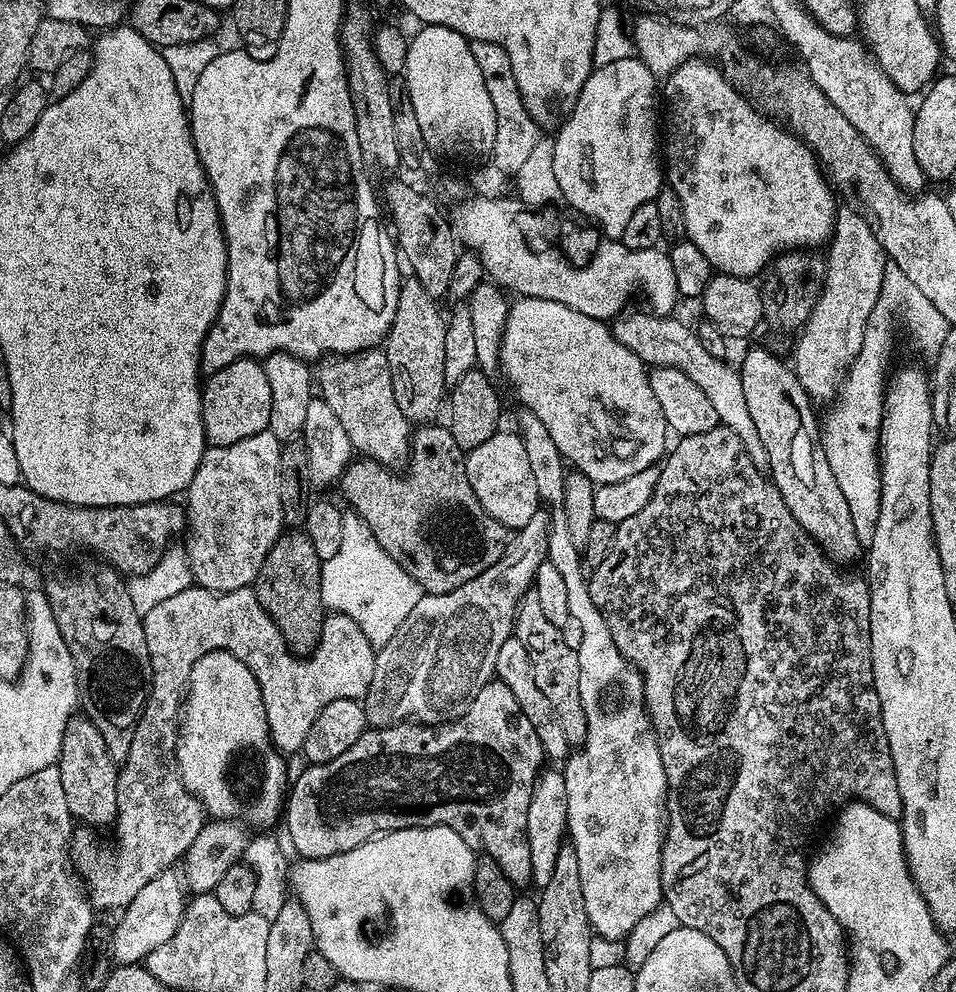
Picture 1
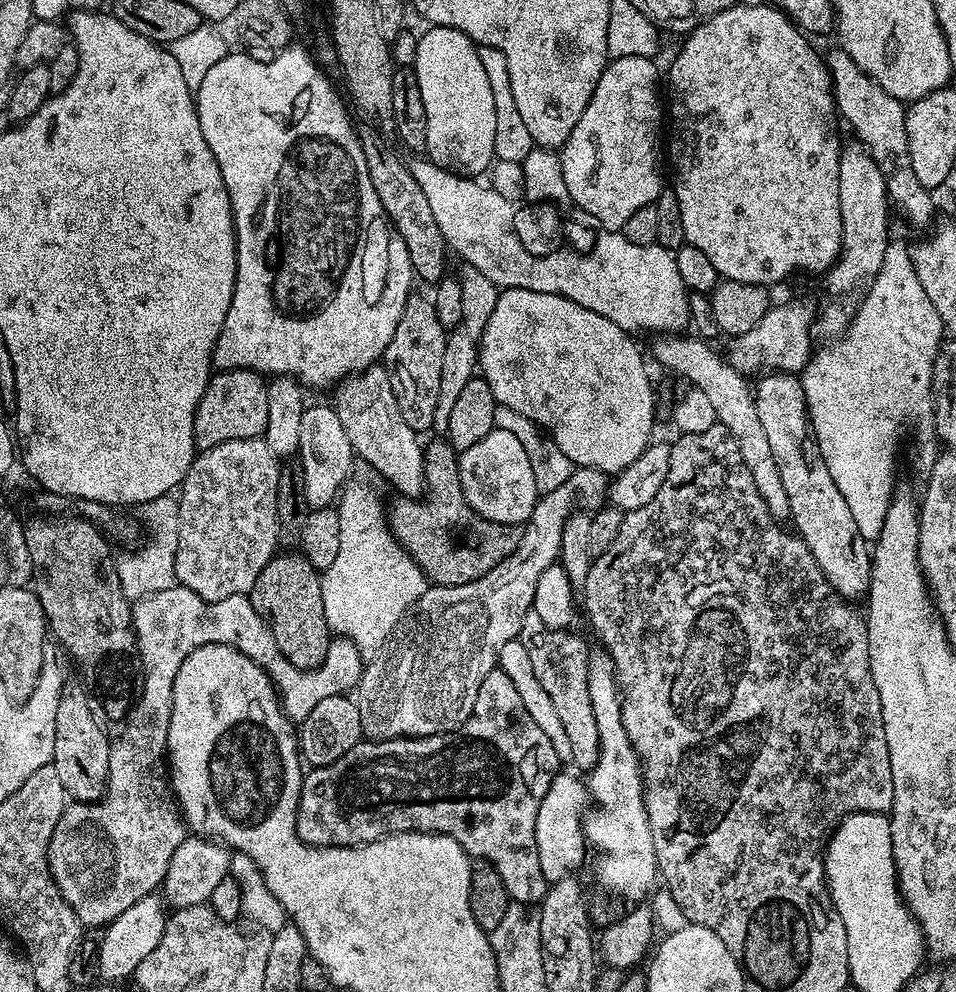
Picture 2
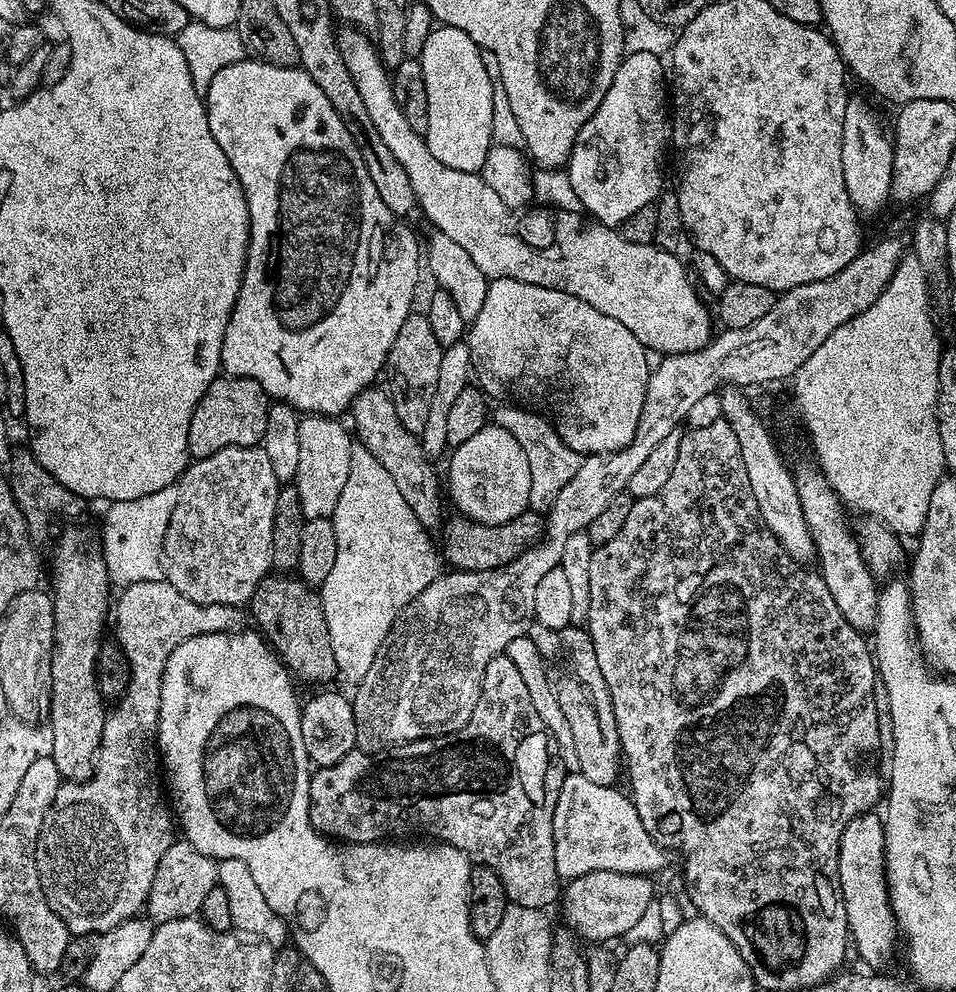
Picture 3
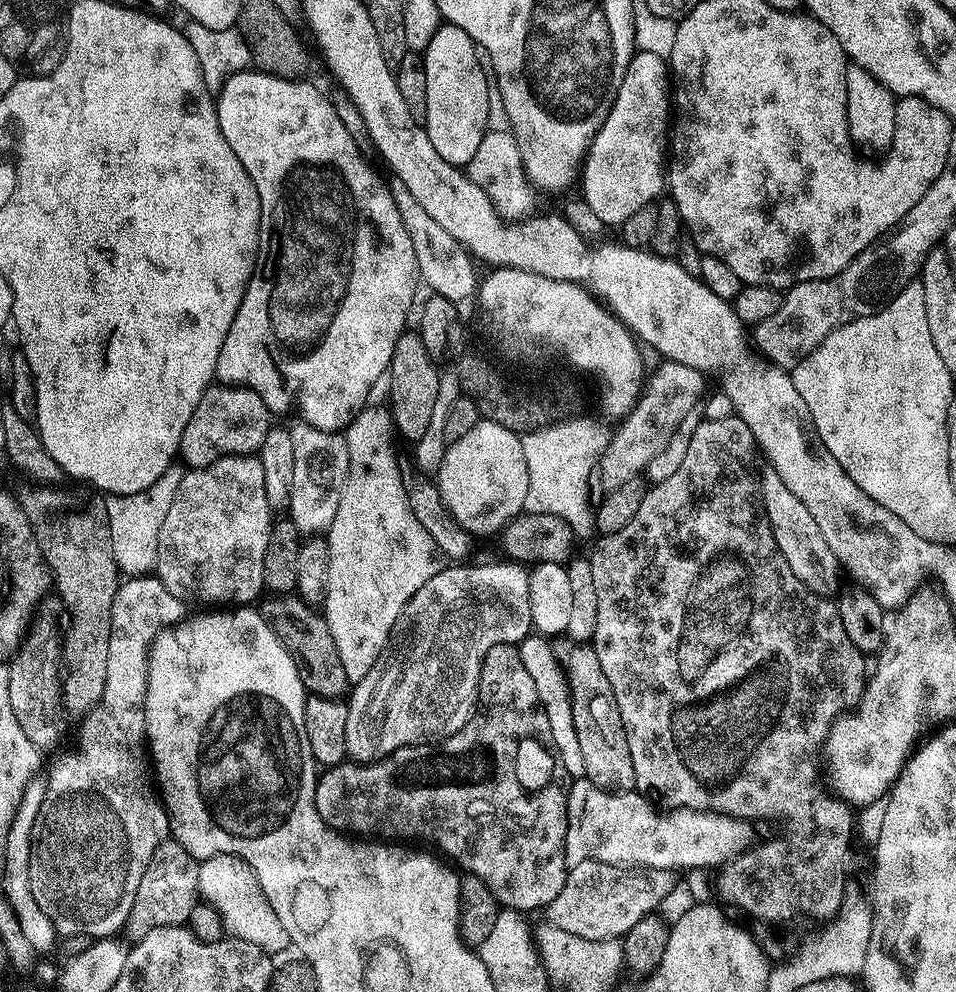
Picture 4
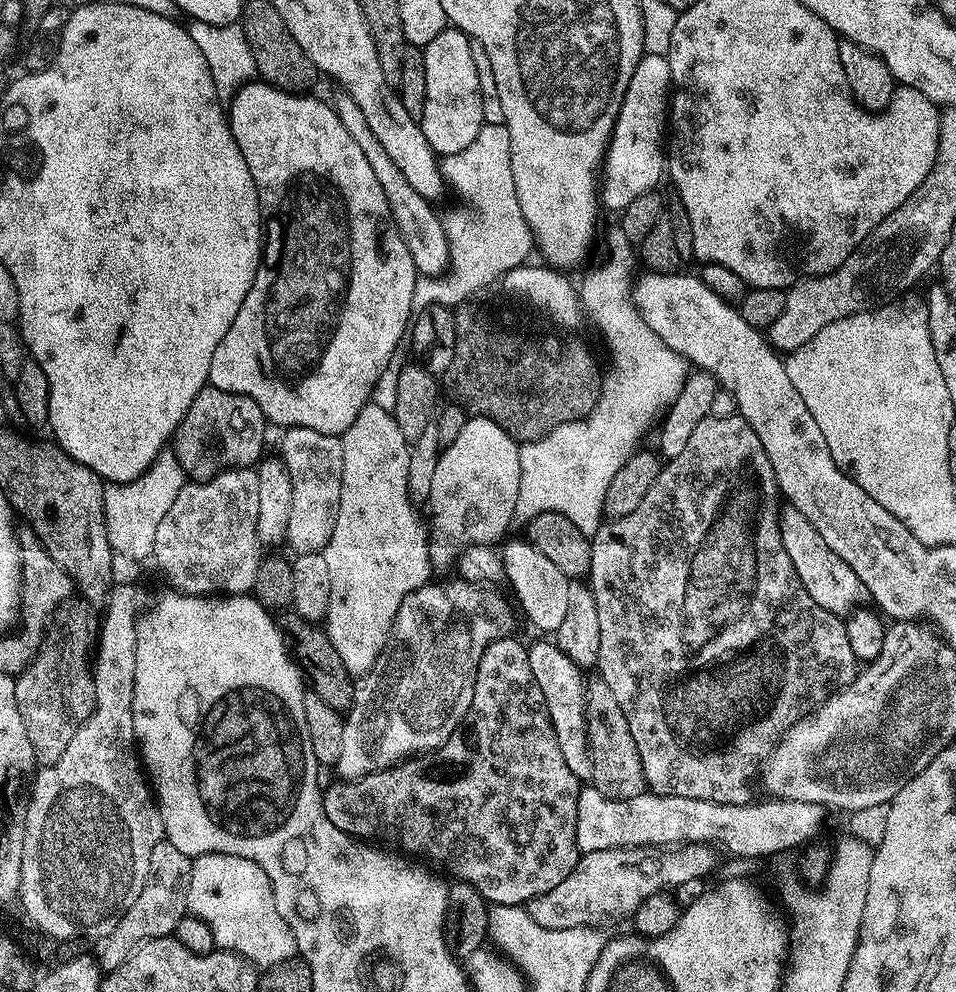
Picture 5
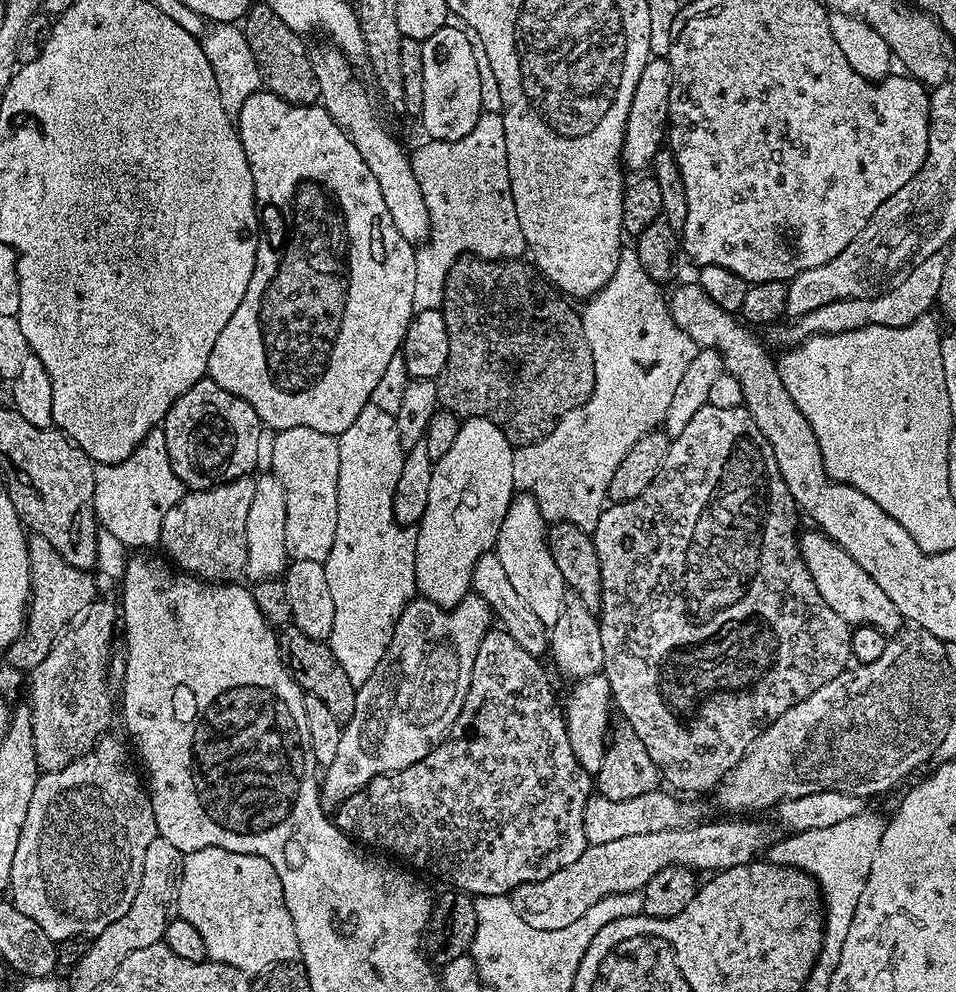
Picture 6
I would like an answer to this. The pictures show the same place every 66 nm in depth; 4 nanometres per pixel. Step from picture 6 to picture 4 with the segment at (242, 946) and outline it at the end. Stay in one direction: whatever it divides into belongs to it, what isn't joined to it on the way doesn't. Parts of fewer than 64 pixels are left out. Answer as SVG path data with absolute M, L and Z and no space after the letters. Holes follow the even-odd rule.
M215 856L203 861L200 864L200 895L203 903L218 910L224 931L231 939L250 942L269 954L277 954L284 947L289 947L286 926L278 922L278 914L274 914L266 894L262 894L262 886L258 886L254 870L250 870L242 858Z

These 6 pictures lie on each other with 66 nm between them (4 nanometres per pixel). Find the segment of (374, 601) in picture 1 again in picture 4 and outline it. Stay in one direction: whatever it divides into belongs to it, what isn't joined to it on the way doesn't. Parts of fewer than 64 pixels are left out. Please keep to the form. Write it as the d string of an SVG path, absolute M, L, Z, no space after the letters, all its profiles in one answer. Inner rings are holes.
M365 406L352 417L342 435L348 451L348 473L342 486L342 498L338 498L338 511L334 514L334 522L329 526L326 539L330 550L330 574L326 582L326 594L322 605L324 621L330 626L330 635L334 638L334 646L338 646L338 658L342 658L342 667L346 669L346 678L355 682L370 674L370 666L382 654L386 642L390 638L390 630L394 622L398 622L398 614L434 578L434 574L442 567L441 549L437 548L434 538L414 518L414 510L410 508L405 473L400 473L400 464L392 453L392 436L394 425L392 413L387 407L372 408Z

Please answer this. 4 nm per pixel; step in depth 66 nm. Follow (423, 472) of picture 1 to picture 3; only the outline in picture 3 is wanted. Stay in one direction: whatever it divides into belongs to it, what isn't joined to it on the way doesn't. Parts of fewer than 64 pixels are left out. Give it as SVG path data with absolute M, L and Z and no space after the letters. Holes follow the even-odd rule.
M531 510L518 514L518 518L510 518L510 522L501 524L474 522L459 514L453 517L453 520L449 519L442 528L442 533L444 532L442 556L447 563L448 560L452 563L449 565L453 569L461 572L481 572L506 566L514 562L514 558L522 555L529 546L535 545L542 535L541 513Z

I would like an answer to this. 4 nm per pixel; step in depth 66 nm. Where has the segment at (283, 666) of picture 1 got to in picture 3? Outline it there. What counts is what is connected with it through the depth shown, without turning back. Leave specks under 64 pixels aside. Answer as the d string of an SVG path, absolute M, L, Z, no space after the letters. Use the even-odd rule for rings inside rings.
M165 579L136 582L123 589L119 595L114 600L114 640L128 660L128 685L113 703L116 705L107 709L100 752L96 755L96 768L91 778L61 783L36 843L36 865L44 897L54 914L66 922L73 936L109 932L122 922L133 919L139 913L136 911L139 908L141 911L147 905L150 886L154 882L154 870L158 870L162 854L166 854L174 839L174 816L162 787L162 768L158 763L156 742L164 667L170 654L182 642L211 632L237 631L244 620L239 607L190 602L190 598L182 598L182 594L178 594L178 590L174 590L174 586L170 586Z

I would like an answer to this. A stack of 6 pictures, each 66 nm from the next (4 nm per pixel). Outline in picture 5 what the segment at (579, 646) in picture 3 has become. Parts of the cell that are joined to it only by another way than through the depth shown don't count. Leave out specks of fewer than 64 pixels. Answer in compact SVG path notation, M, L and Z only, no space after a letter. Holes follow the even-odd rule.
M599 678L589 679L586 684L584 717L588 731L588 749L592 755L591 787L596 788L606 798L625 800L640 796L646 791L642 760L638 758L638 746L634 746L634 738L630 734L630 726L626 726L626 714L616 708L614 694L610 694L610 686Z

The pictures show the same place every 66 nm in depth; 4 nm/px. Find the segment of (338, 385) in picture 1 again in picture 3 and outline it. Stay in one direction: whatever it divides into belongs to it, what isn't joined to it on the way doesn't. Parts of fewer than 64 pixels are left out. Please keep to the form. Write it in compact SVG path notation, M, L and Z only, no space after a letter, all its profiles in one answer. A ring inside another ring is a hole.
M376 387L365 388L352 401L350 417L352 416L353 422L356 423L355 435L358 440L360 435L365 448L363 451L365 453L368 451L372 460L382 462L382 466L386 466L386 476L394 478L398 491L402 493L402 499L406 501L406 506L414 510L414 518L418 518L418 522L426 530L433 530L432 528L436 527L439 529L445 519L445 497L442 495L441 477L440 480L436 477L436 472L432 469L433 461L422 450L417 433L402 426L397 412L394 411L391 395L383 387L380 387L381 389Z

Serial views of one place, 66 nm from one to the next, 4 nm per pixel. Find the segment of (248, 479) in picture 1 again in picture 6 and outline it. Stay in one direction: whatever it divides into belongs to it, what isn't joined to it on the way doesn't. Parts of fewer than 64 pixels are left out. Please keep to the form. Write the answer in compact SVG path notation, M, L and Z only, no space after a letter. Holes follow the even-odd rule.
M255 479L232 480L229 484L220 484L206 492L189 491L166 514L160 534L162 544L168 547L170 555L176 559L177 569L209 582L236 582L245 575L246 566L246 516L250 514L250 502L254 502ZM212 532L212 556L196 556L204 552L208 544L200 544L200 536Z

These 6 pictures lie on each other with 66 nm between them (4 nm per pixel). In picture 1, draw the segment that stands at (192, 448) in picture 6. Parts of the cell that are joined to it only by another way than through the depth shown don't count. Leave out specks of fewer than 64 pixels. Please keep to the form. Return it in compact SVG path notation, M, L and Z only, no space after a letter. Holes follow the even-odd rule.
M244 356L241 360L230 362L230 366L222 366L222 370L211 373L202 384L200 413L205 441L214 448L242 442L242 438L250 438L250 434L267 432L270 422L270 378L266 378L263 363L251 356Z

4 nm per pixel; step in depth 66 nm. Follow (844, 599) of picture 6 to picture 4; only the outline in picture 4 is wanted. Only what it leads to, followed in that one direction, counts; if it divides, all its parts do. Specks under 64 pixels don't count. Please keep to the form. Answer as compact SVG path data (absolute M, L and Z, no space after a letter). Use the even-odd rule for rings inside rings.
M771 466L765 467L764 473L759 473L758 503L764 513L764 519L768 521L774 534L774 542L782 558L786 558L786 566L790 566L790 570L794 570L794 574L798 574L800 581L812 592L835 593L836 583L839 582L839 574L842 572L834 550L826 546L826 538L822 538L822 530L818 530L818 522L814 522L810 510L806 510L806 506L796 495L790 494L786 482L778 478L778 474Z

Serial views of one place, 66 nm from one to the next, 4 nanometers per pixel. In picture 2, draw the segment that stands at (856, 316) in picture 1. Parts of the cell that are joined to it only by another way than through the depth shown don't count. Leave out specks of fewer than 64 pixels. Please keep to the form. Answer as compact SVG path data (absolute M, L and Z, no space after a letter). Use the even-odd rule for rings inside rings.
M845 143L840 154L840 165L838 166L838 202L842 210L842 246L840 247L840 258L828 269L826 279L828 279L828 292L834 299L825 308L819 311L814 325L815 331L820 332L827 338L836 338L848 327L852 317L856 315L861 299L876 275L879 267L882 266L883 254L886 252L887 244L890 241L888 234L888 208L890 212L890 201L886 182L880 167L876 165L874 158L864 144Z

